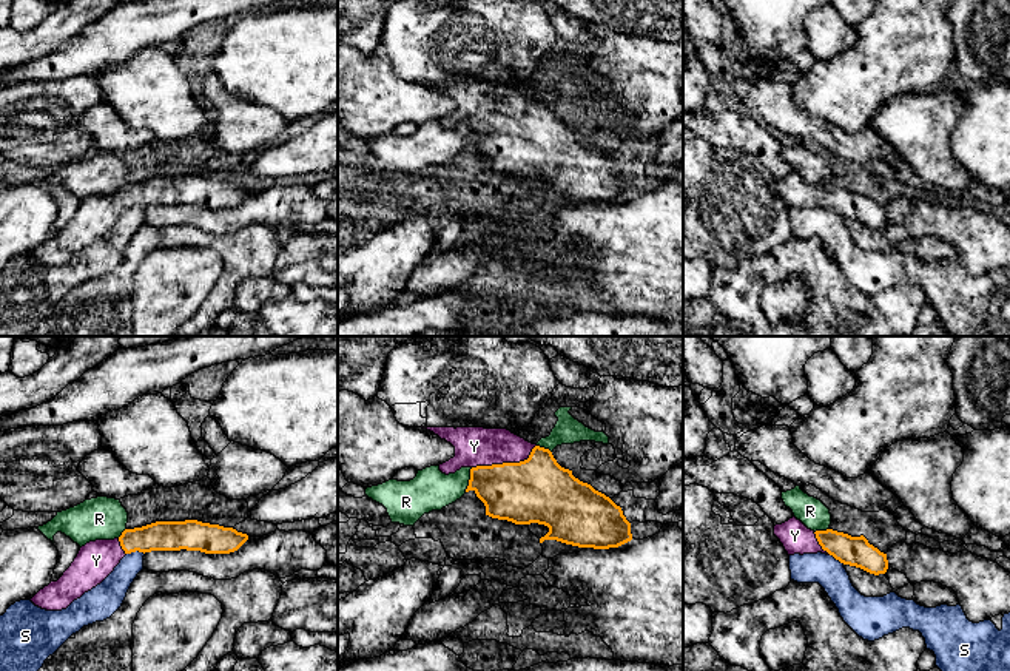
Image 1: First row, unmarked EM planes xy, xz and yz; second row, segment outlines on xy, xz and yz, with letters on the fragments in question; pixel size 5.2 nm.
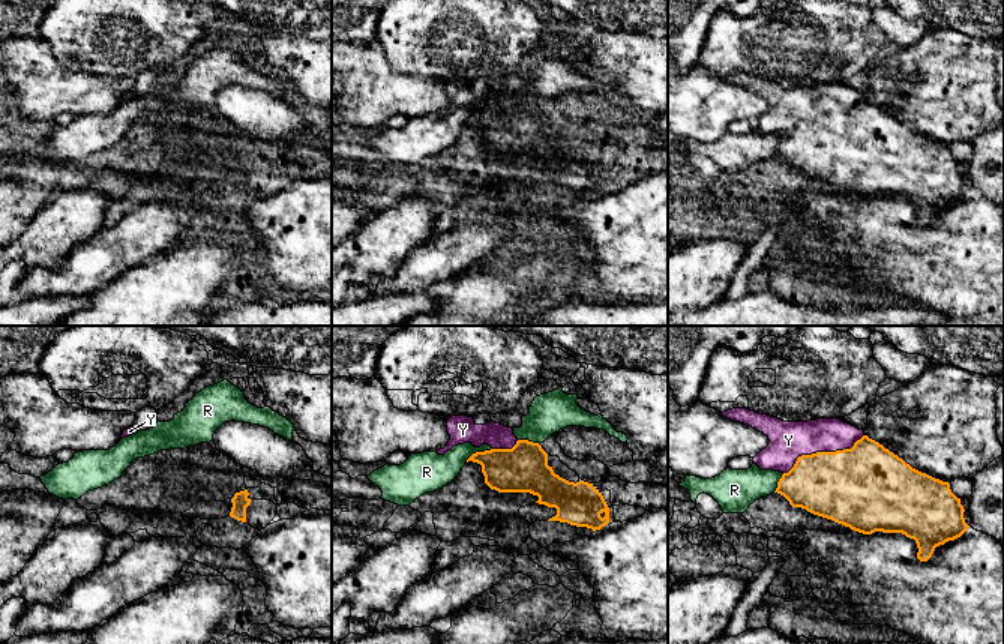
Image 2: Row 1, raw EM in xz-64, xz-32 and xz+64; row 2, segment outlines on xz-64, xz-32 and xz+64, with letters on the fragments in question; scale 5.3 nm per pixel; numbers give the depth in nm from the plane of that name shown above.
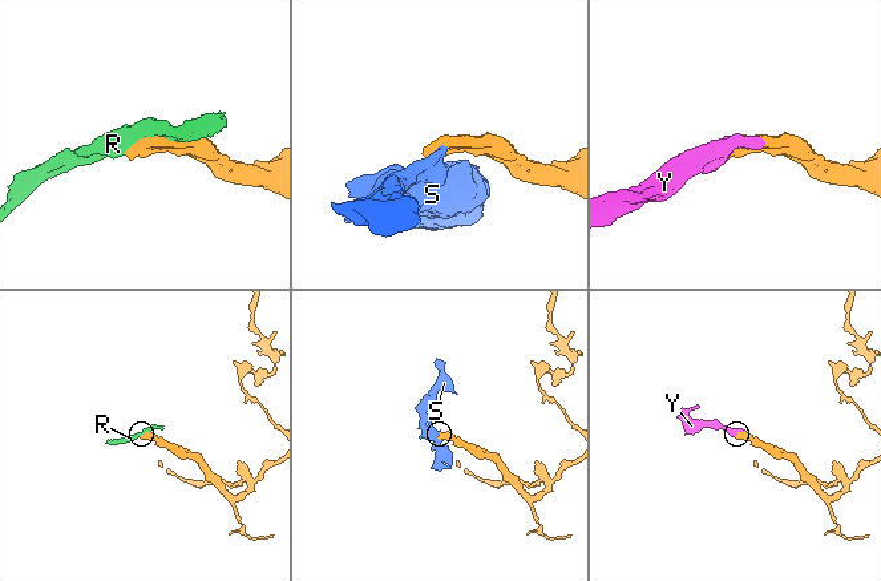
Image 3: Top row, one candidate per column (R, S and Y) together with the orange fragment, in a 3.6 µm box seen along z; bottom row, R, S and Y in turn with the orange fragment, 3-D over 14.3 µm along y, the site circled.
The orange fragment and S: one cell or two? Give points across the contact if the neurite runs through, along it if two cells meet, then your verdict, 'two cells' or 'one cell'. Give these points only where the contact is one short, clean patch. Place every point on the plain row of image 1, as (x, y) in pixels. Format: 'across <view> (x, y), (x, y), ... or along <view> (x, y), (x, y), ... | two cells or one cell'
along xy (144, 207), (133, 205), (127, 209) | two cells

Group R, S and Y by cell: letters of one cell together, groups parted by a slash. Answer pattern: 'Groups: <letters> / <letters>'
Groups: R / S / Y

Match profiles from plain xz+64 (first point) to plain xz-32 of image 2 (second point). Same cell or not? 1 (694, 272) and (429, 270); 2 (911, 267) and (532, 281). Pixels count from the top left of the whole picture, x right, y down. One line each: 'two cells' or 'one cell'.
1: two cells
2: two cells

